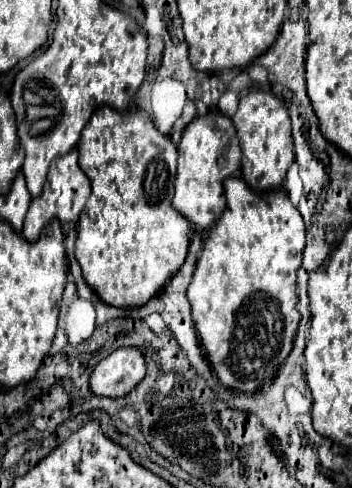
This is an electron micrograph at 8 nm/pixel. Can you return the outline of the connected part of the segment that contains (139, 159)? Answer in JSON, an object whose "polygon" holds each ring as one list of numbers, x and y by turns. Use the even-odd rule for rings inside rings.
{"polygon":[[103,105,95,109,87,121,79,149,79,167,91,179,91,197,83,215,77,221,75,255,83,269,87,285,105,301,115,307,145,305,145,301,159,293,159,289,183,265,189,247,191,223,171,205,173,181,177,169,177,145,169,135,163,135,153,125,151,117,137,107,125,111]]}

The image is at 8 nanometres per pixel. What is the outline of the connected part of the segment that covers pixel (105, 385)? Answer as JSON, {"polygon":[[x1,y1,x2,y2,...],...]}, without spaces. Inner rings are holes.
{"polygon":[[121,347,95,365,89,387,103,397,123,397,145,377,145,357,137,347]]}

